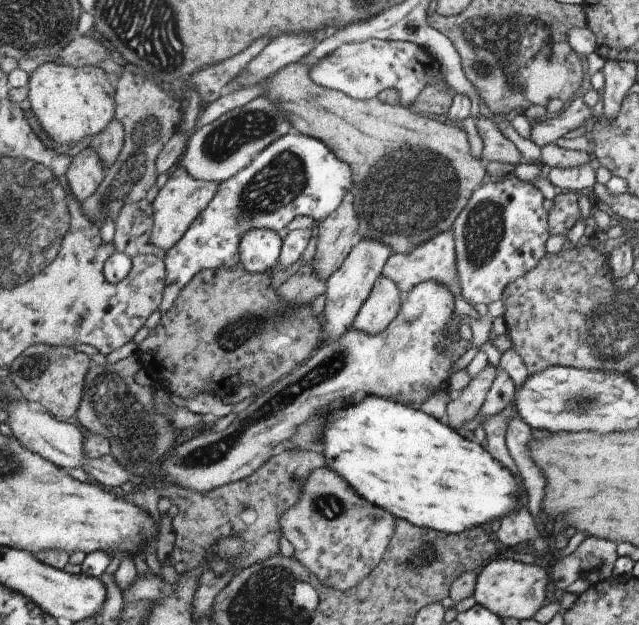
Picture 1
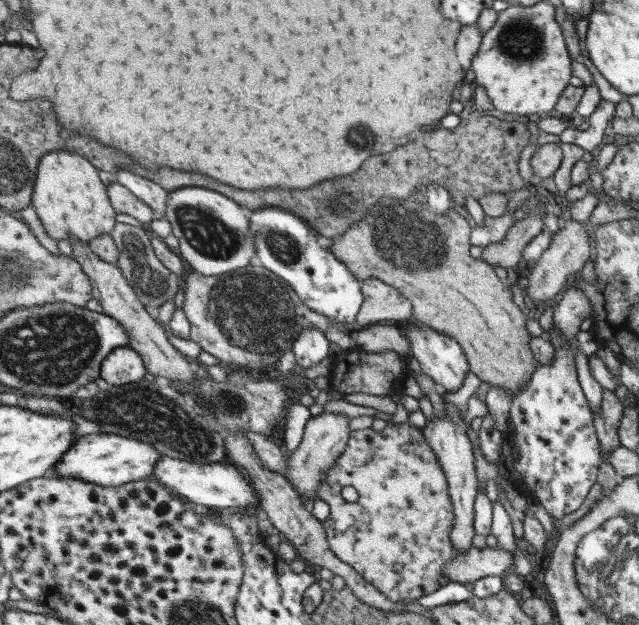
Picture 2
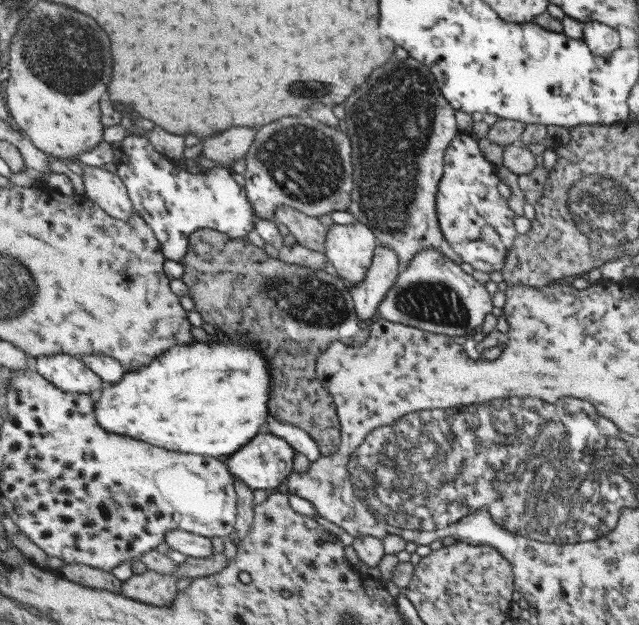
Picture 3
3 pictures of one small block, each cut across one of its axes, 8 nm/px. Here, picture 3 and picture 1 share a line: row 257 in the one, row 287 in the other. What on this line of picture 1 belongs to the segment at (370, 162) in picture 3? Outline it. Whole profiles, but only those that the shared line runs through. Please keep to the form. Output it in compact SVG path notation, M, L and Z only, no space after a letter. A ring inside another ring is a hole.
M451 230L435 236L433 240L427 240L425 244L419 244L419 248L415 248L413 252L407 252L407 254L393 254L391 260L387 262L387 268L383 270L383 276L387 276L391 282L395 282L401 290L403 290L403 296L411 294L419 284L425 284L425 282L437 282L437 284L443 284L449 294L453 296L453 310L451 310L451 318L455 316L471 316L473 320L479 322L479 314L473 306L469 306L467 302L463 302L461 298L461 290L459 290L459 274L457 274L457 256L455 256L455 236Z

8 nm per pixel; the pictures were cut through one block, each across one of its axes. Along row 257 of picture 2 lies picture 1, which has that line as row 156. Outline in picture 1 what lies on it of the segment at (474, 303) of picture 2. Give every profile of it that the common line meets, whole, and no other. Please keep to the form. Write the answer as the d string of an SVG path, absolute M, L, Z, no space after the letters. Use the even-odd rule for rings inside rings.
M289 64L267 82L267 98L277 102L295 124L295 132L323 140L335 156L353 168L351 196L361 220L359 240L379 240L393 248L395 254L407 254L447 232L457 216L467 208L473 192L487 180L481 160L469 156L469 144L461 126L419 116L411 106L387 104L383 96L373 100L355 100L339 90L327 90L311 80L311 68Z

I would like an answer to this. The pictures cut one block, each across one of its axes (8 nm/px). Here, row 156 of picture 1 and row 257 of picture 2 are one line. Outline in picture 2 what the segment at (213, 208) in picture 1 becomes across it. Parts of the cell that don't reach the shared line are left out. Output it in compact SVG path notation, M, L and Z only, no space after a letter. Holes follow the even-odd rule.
M251 206L251 234L257 242L257 264L261 264L261 266L269 268L271 272L279 274L281 278L285 278L291 284L291 288L297 292L297 296L301 296L301 300L311 310L325 314L325 316L333 316L345 324L357 324L359 312L363 310L363 304L365 304L363 282L335 254L335 250L331 248L333 242L327 242L309 220L305 220L303 216L299 216L295 212L289 212L289 210L279 208L279 206L271 206L271 208L259 206L257 210L255 208L257 206Z

